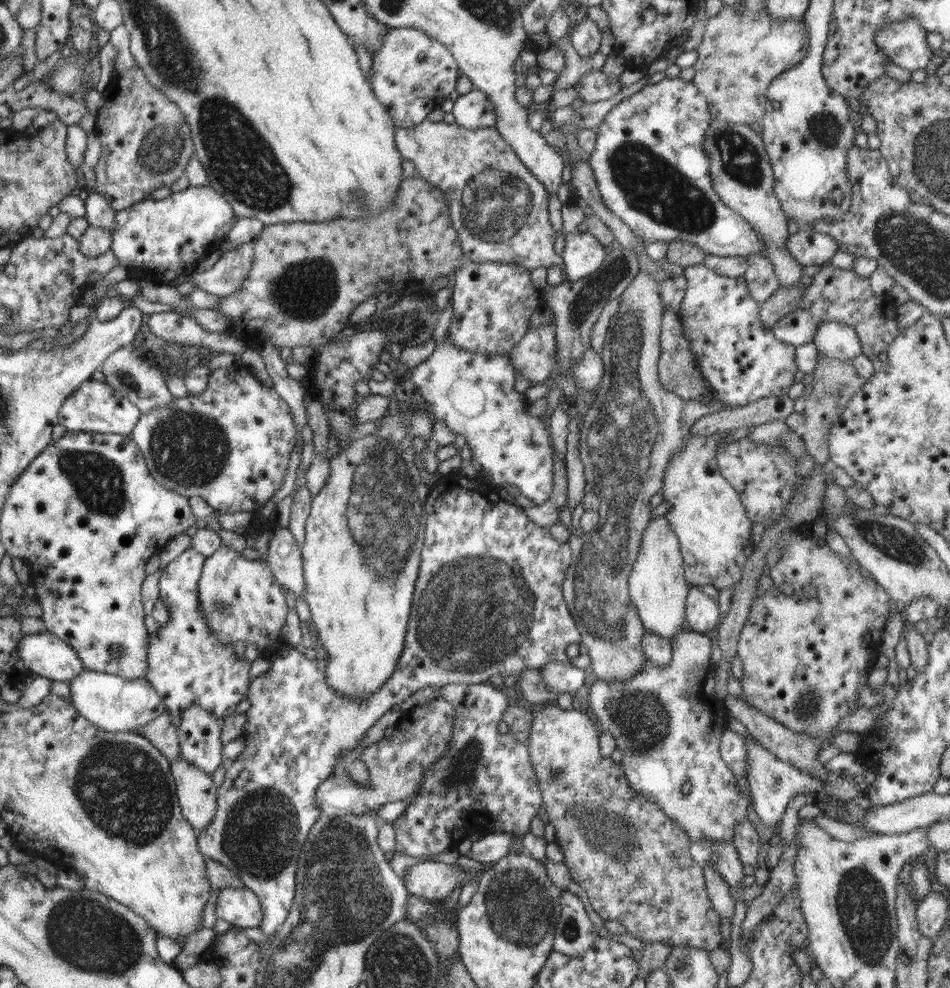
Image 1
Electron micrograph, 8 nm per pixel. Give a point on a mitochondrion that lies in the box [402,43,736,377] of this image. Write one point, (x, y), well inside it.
(650, 184)

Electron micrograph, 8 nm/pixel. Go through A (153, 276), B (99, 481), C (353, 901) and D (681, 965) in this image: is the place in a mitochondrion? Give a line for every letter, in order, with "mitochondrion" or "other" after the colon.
A: other
B: mitochondrion
C: mitochondrion
D: mitochondrion

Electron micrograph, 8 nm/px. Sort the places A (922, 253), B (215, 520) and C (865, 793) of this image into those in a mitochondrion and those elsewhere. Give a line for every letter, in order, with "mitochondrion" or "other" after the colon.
A: mitochondrion
B: other
C: other

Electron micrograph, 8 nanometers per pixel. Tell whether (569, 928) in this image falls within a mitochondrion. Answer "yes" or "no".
yes

